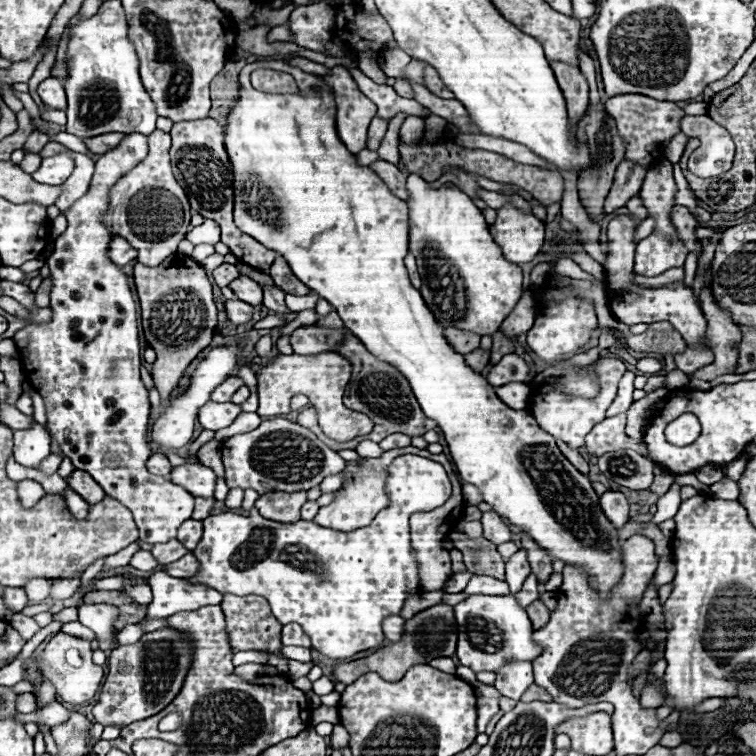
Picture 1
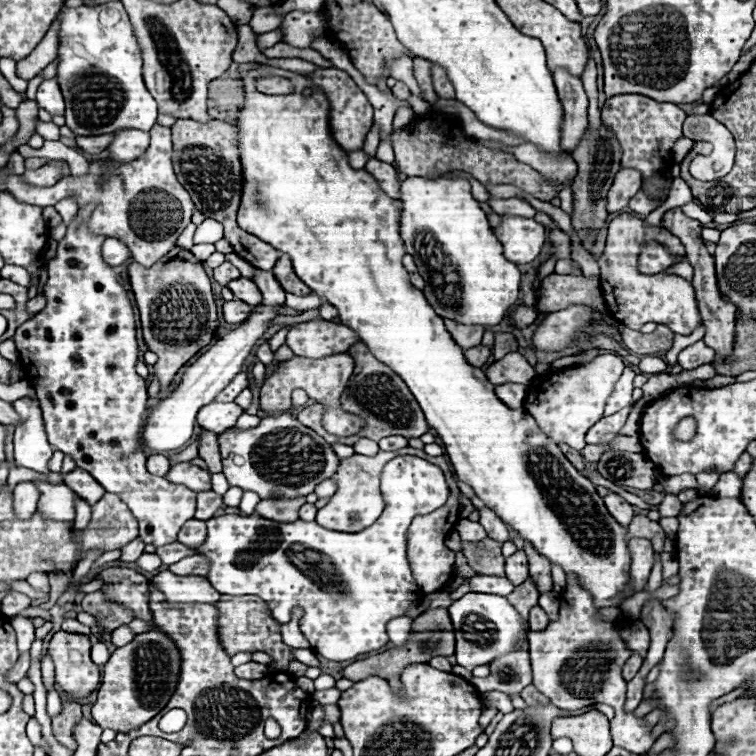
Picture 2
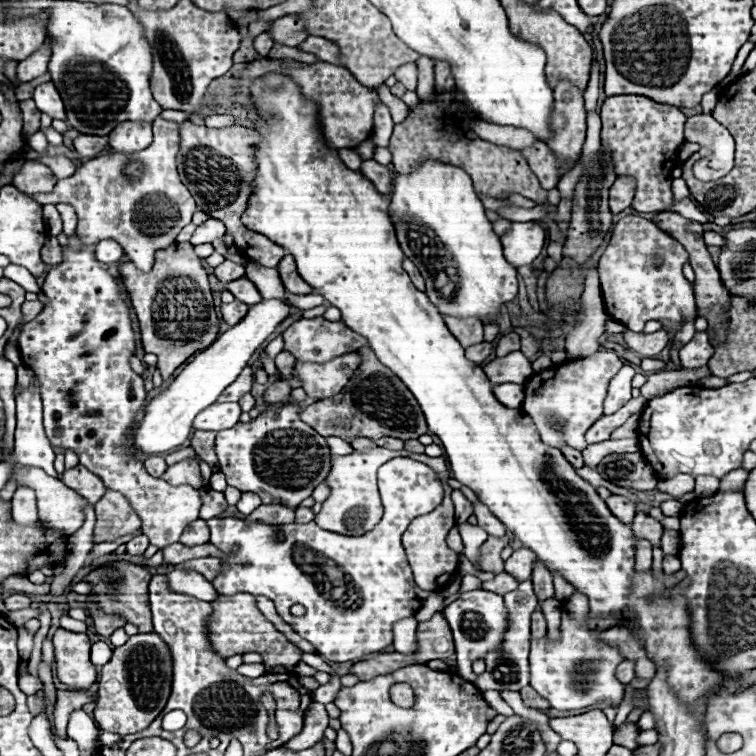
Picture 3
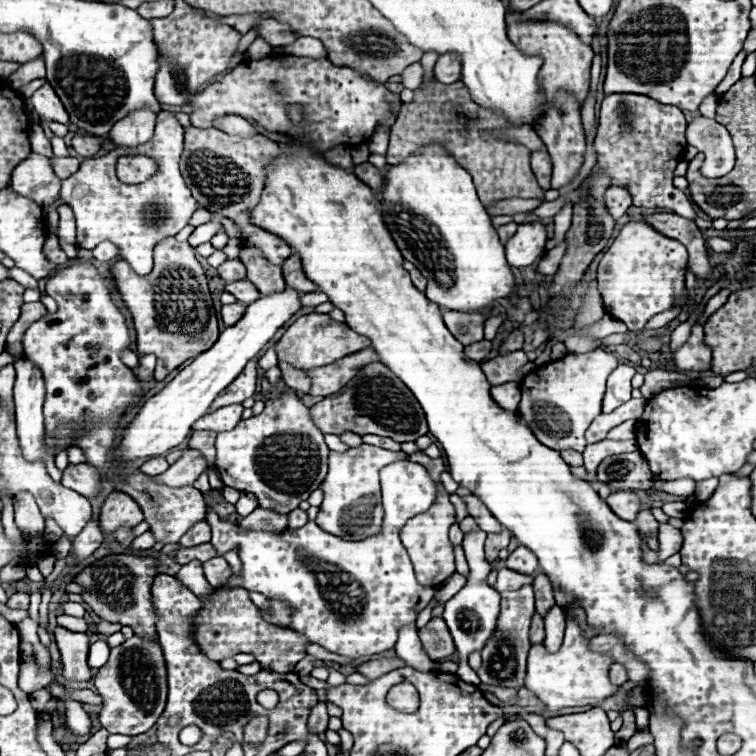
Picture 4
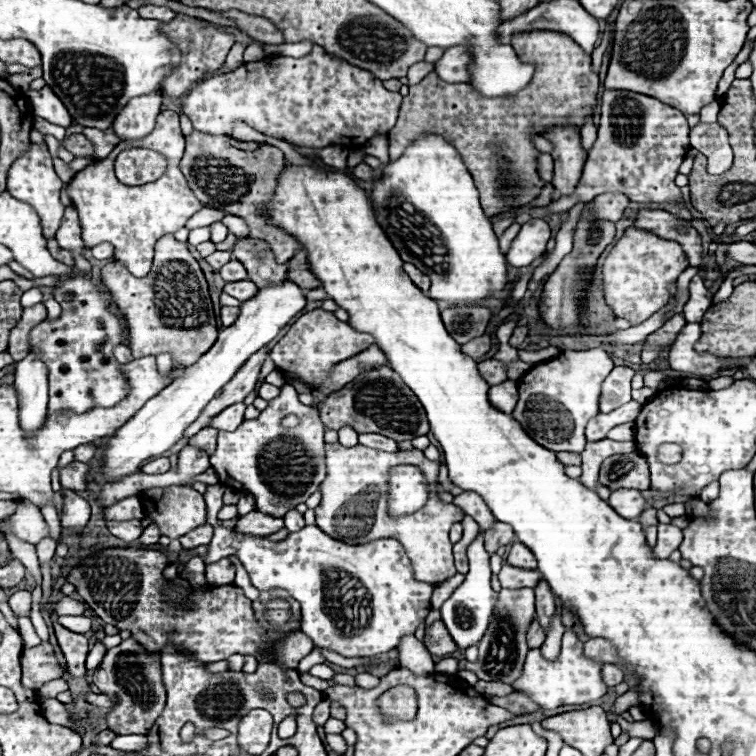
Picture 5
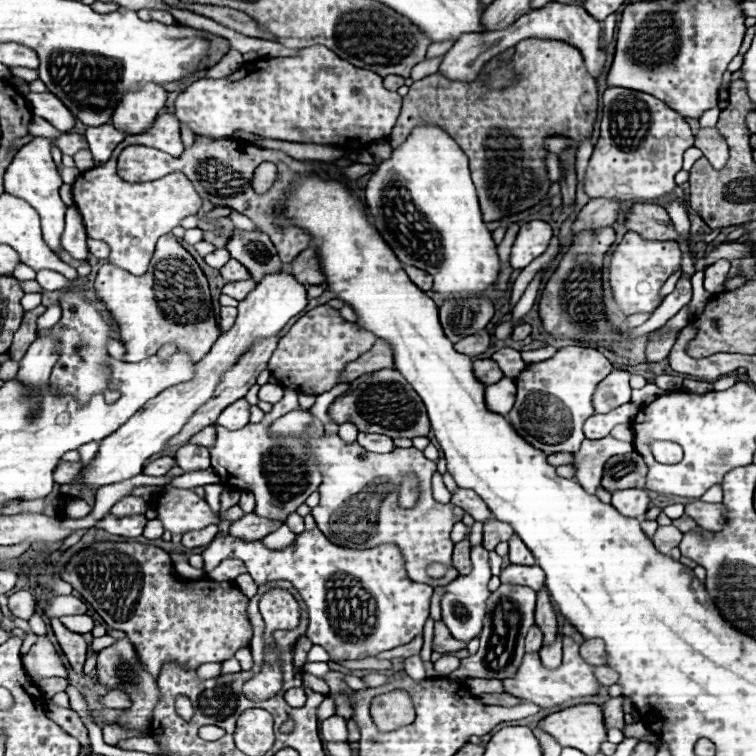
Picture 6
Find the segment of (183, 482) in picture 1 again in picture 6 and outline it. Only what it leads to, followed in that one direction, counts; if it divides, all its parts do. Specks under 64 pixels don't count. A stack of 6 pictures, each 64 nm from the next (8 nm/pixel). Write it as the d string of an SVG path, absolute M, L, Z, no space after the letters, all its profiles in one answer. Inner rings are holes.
M186 444L176 452L178 466L182 472L196 472L196 470L206 470L210 468L210 452L204 446L196 444Z

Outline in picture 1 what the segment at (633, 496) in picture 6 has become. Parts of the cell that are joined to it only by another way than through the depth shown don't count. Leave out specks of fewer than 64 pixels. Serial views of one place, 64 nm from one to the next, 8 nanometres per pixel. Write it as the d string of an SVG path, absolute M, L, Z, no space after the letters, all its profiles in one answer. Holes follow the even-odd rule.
M608 490L598 496L598 504L612 526L622 528L628 522L628 500L622 492Z

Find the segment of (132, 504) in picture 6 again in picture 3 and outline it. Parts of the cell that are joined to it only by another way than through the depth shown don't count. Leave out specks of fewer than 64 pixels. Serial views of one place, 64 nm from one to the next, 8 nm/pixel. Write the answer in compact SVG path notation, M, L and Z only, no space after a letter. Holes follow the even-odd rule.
M108 490L98 504L94 504L96 510L96 524L94 524L94 542L114 542L122 536L134 534L140 528L140 518L128 504L128 500Z

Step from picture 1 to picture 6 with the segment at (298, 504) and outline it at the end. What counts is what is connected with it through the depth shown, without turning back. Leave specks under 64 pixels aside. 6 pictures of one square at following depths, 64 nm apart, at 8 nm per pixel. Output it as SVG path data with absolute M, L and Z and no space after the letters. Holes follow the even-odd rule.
M254 512L244 514L240 520L232 522L230 526L230 534L236 538L244 538L244 540L262 540L264 536L268 536L270 532L278 530L282 526L282 522L274 522L270 518L258 518Z

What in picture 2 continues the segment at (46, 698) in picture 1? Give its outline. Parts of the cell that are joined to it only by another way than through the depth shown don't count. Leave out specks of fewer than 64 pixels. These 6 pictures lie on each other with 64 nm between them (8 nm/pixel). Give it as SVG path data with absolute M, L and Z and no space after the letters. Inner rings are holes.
M47 653L42 658L42 676L44 676L46 690L54 688L54 664Z

